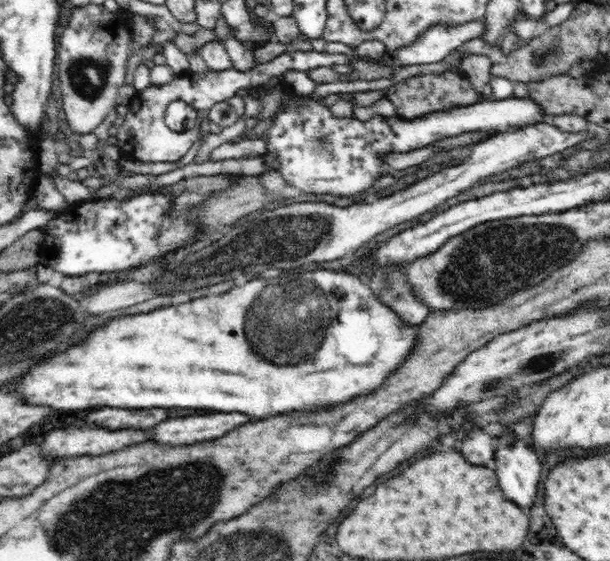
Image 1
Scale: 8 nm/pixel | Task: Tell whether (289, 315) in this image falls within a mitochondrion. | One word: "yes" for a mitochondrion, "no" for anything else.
yes

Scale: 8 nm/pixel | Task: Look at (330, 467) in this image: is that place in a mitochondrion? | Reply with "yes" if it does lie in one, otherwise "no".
no

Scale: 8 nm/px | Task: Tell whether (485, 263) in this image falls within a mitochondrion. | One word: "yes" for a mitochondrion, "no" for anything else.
yes

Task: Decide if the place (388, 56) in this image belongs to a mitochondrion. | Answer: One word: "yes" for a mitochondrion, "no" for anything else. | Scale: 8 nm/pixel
no

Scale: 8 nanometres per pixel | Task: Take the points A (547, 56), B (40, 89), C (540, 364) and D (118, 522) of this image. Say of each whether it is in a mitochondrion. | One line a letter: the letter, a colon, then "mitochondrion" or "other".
A: mitochondrion
B: other
C: mitochondrion
D: mitochondrion

